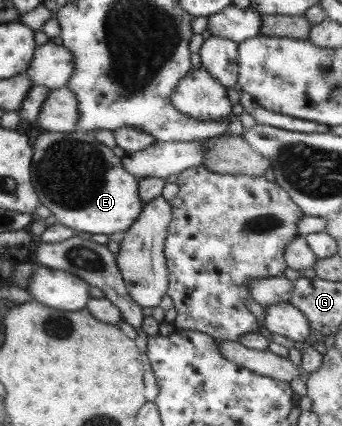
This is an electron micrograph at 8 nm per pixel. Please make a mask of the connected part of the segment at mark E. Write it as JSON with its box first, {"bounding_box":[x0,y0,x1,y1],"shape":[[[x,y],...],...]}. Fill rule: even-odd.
{"bounding_box":[30,127,143,238],"shape":[[[80,127],[67,133],[39,134],[32,143],[30,162],[30,180],[38,203],[47,207],[60,225],[75,233],[103,234],[114,238],[127,231],[141,213],[143,205],[137,195],[137,178],[123,169],[120,158],[116,157],[111,149],[99,143],[92,134],[82,131]]]}

